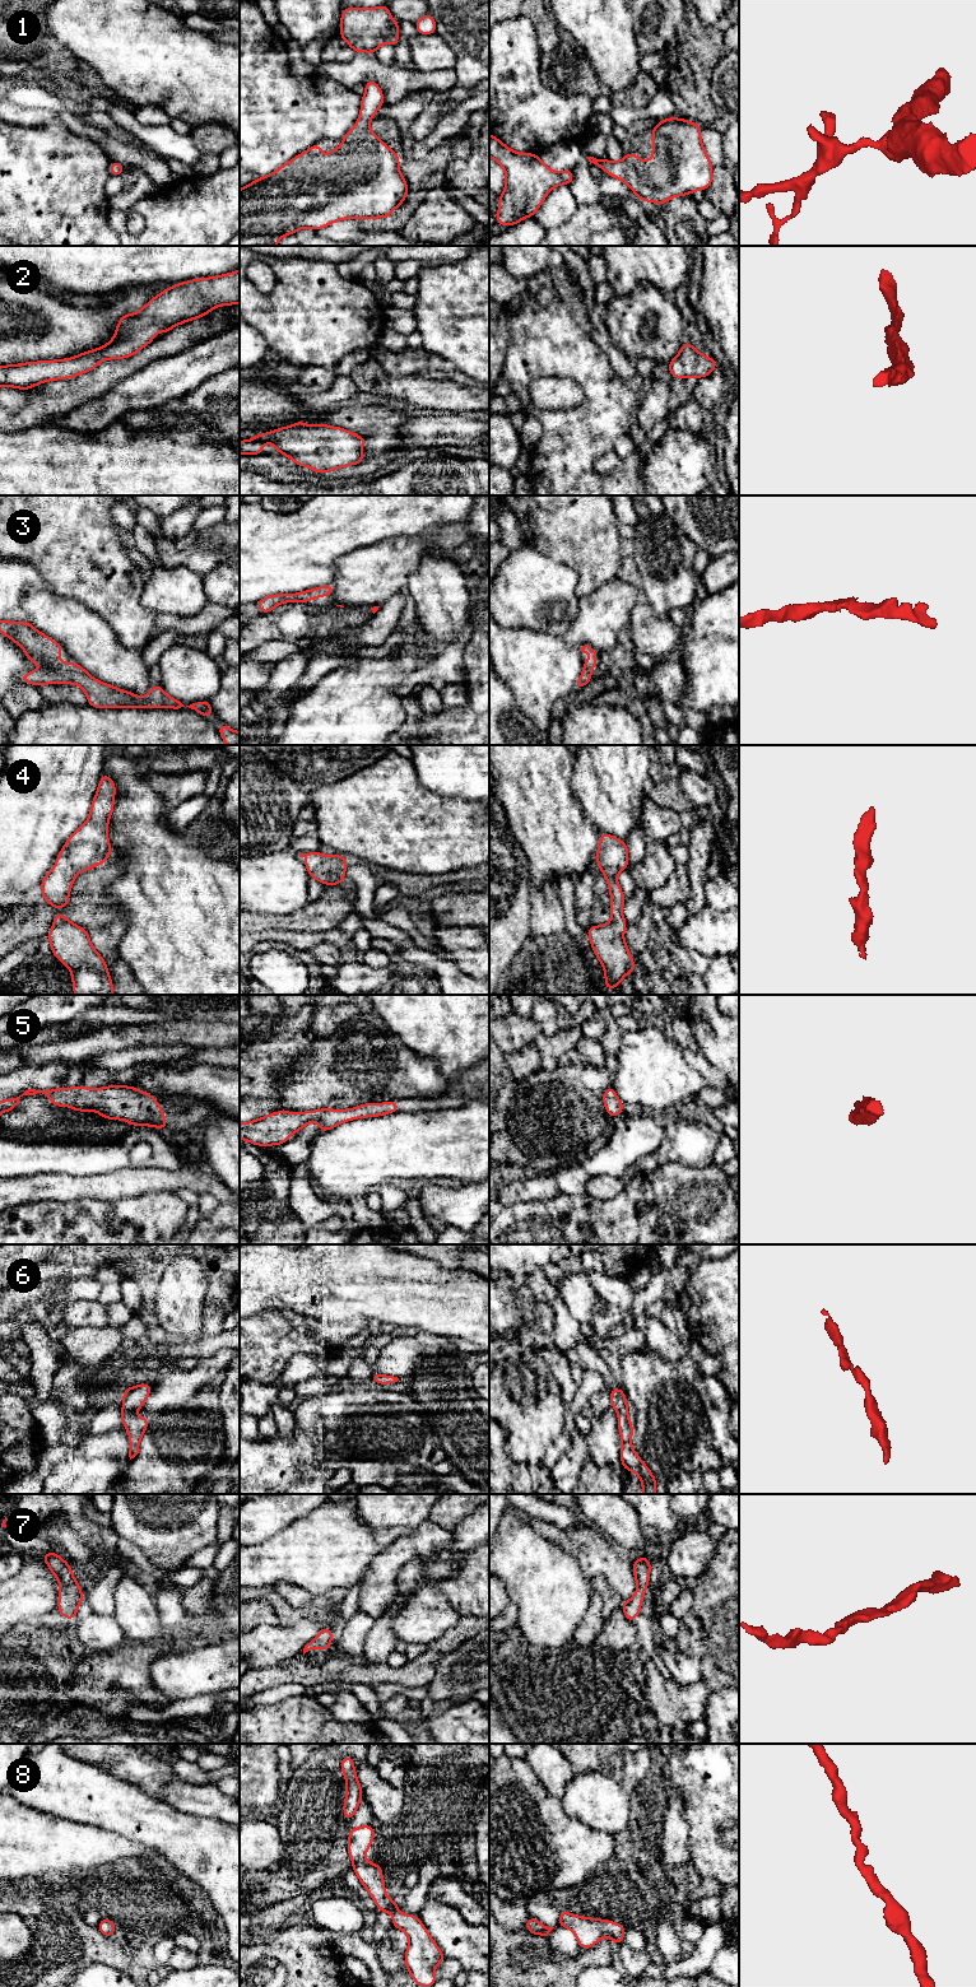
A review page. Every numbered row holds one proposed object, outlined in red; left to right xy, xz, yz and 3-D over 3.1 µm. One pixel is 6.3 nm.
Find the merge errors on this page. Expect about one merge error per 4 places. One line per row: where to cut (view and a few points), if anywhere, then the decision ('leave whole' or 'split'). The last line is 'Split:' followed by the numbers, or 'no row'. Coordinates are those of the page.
1: cut none; leave whole
2: cut none; leave whole
3: cut none; leave whole
4: cut none; leave whole
5: cut none; leave whole
6: cut none; leave whole
7: cut none; leave whole
8: cut none; leave whole
Split: no row

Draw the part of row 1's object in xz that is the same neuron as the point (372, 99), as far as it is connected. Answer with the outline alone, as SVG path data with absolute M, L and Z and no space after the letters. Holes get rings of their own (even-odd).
M368 80L364 85L366 93L362 96L359 117L353 129L343 136L341 146L326 152L329 159L321 158L321 145L316 143L275 172L259 177L240 190L240 246L276 246L283 236L289 236L301 228L317 231L349 218L387 218L403 204L408 194L408 183L399 172L400 158L370 130L371 118L384 106L384 93L375 80Z

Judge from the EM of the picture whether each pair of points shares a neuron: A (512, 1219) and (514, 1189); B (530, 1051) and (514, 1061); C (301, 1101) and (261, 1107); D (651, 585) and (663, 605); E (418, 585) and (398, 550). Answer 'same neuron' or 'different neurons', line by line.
A: different neurons
B: same neuron
C: different neurons
D: same neuron
E: different neurons

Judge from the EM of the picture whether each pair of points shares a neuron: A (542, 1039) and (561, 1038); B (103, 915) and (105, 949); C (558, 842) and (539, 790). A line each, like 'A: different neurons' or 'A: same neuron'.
A: same neuron
B: different neurons
C: same neuron

